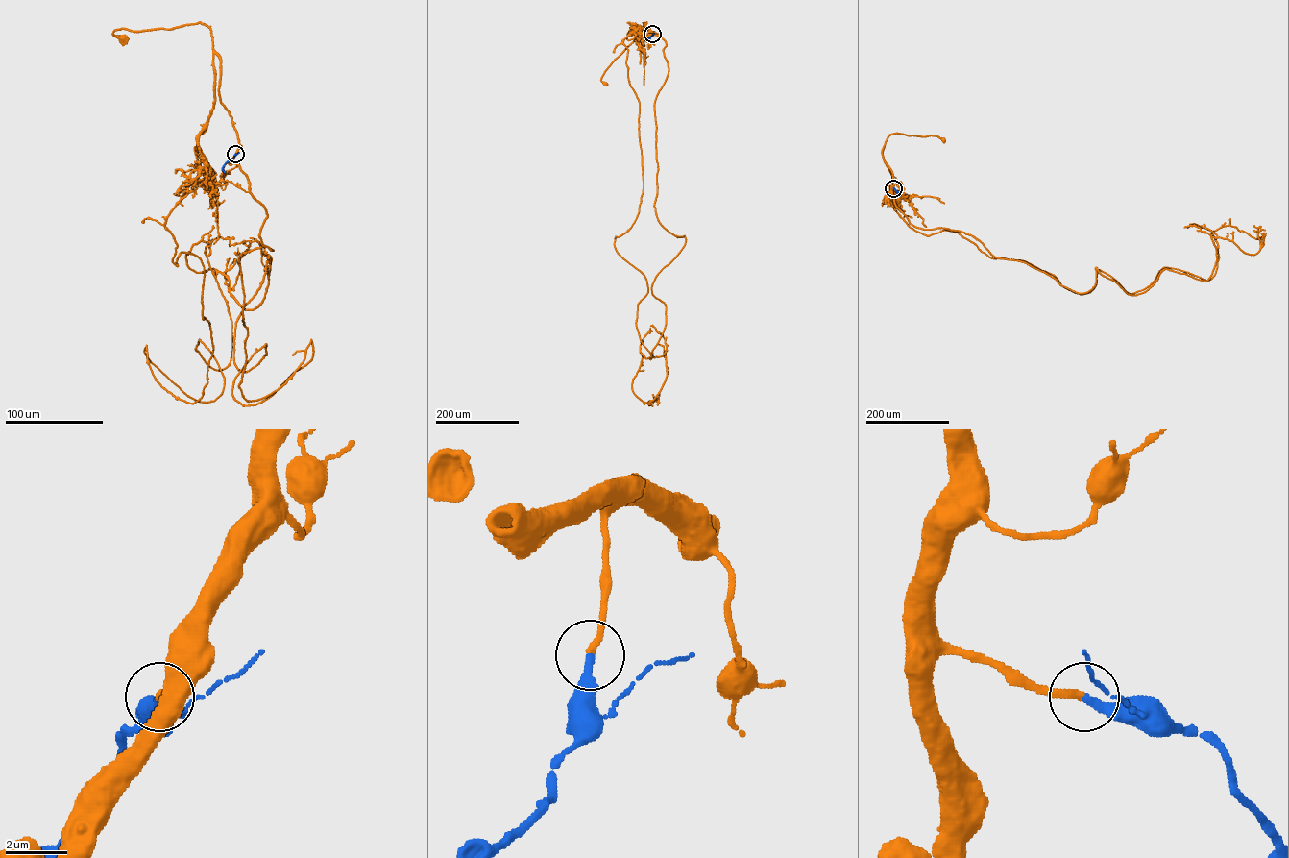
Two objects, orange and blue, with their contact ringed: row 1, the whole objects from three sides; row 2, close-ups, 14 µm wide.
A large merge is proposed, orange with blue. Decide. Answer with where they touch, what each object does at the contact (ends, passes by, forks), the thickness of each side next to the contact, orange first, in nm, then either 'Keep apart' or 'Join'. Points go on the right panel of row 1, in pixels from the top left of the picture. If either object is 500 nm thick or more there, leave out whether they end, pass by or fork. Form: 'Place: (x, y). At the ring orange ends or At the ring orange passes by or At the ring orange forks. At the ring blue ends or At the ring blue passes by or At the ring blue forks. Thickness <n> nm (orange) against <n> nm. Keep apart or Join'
Place: (893, 188). At the ring orange ends. At the ring blue ends. Thickness 240 nm (orange) against 280 nm. Join

